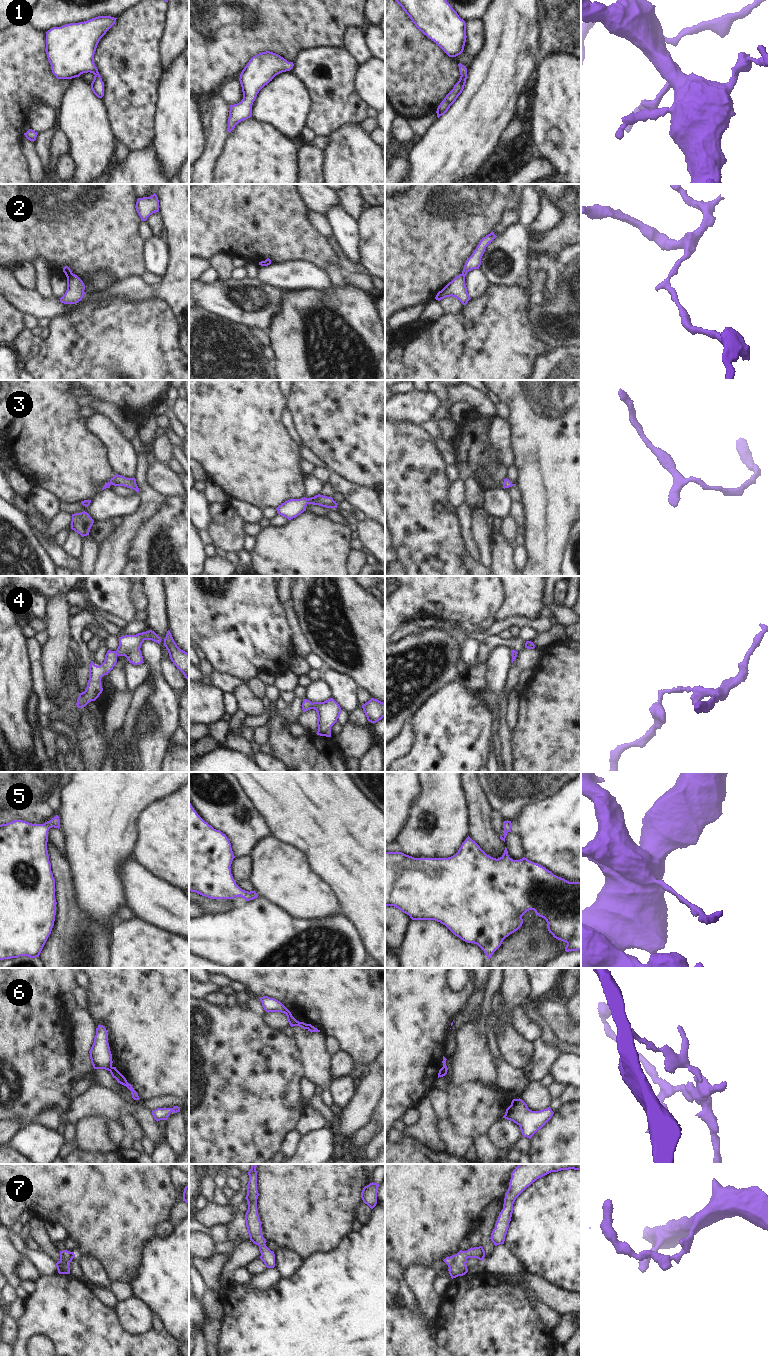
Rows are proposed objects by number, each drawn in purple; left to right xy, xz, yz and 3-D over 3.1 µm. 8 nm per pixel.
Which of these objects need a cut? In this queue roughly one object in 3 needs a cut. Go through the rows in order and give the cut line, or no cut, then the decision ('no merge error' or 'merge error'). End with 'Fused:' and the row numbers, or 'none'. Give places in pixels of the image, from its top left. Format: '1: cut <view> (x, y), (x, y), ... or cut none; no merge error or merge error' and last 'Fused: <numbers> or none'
1: cut none; no merge error
2: cut xy (72, 273), (66, 276); merge error
3: cut none; no merge error
4: cut none; no merge error
5: cut none; no merge error
6: cut xz (306, 1024), (307, 1028); merge error
7: cut none; no merge error
Fused: 2, 6

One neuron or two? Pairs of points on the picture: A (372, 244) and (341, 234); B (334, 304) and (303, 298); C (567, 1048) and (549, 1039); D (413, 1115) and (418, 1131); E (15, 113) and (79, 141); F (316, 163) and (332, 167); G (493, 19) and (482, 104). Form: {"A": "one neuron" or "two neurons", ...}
{"A": "two neurons", "B": "one neuron", "C": "one neuron", "D": "two neurons", "E": "two neurons", "F": "two neurons", "G": "one neuron"}

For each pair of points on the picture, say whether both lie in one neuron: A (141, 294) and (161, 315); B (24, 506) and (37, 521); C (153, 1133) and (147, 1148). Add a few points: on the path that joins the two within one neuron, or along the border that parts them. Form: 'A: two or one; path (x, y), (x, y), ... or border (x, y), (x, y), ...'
A: two; border (124, 299), (132, 301), (162, 299), (169, 307)
B: one; path (28, 510), (33, 517)
C: two; border (144, 1136), (155, 1144)

